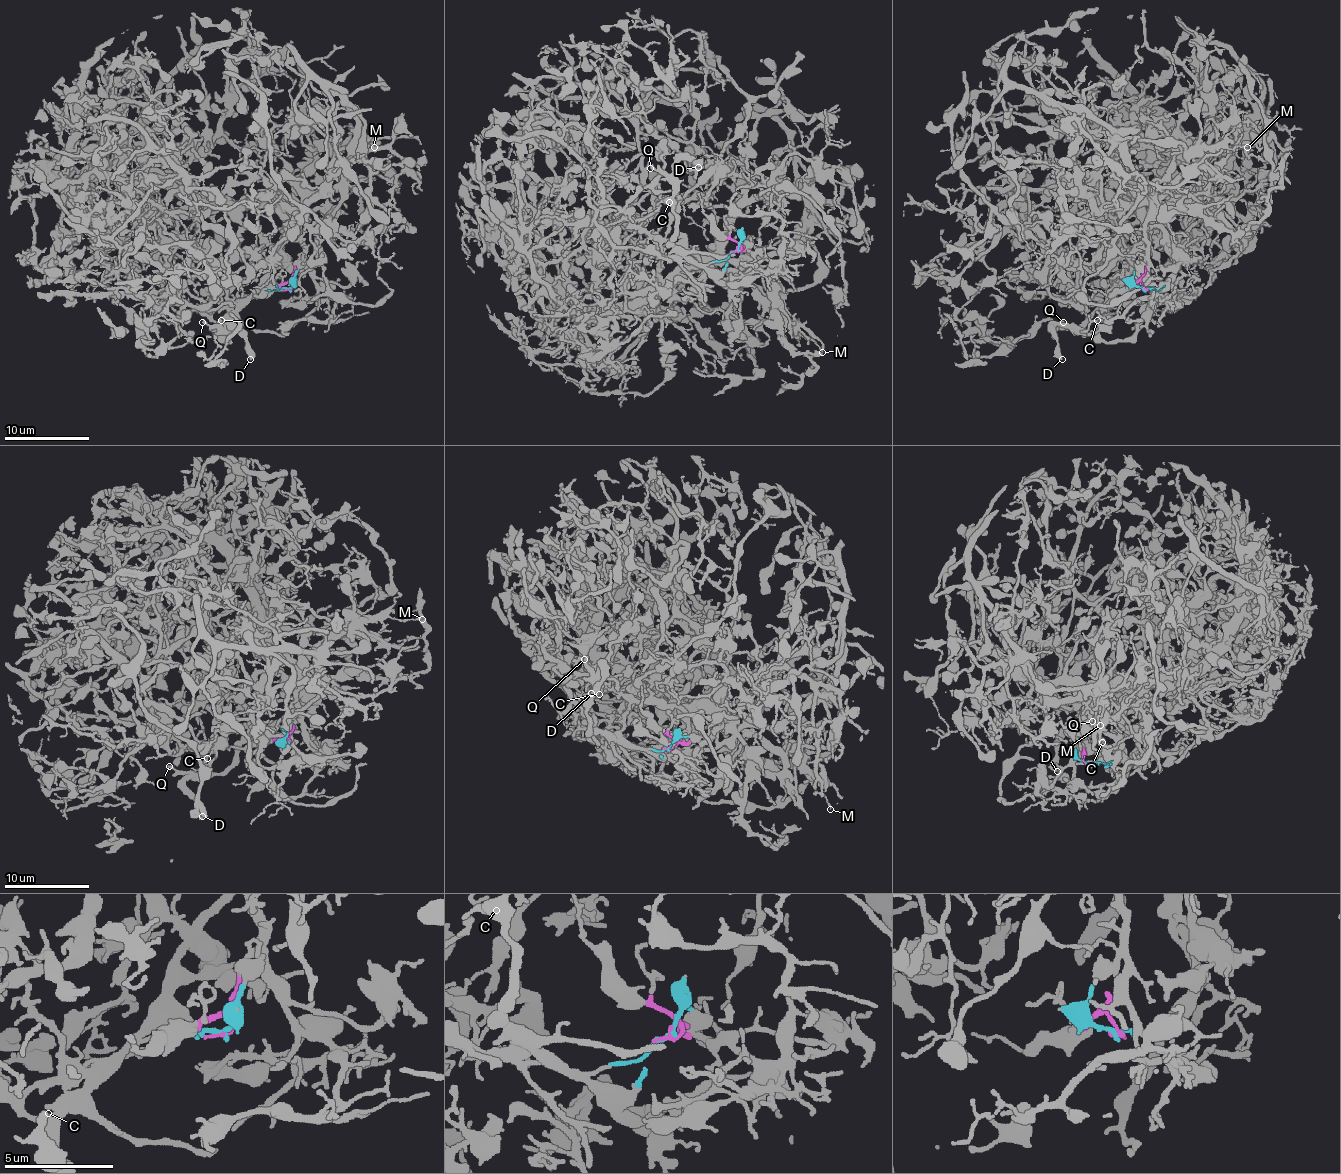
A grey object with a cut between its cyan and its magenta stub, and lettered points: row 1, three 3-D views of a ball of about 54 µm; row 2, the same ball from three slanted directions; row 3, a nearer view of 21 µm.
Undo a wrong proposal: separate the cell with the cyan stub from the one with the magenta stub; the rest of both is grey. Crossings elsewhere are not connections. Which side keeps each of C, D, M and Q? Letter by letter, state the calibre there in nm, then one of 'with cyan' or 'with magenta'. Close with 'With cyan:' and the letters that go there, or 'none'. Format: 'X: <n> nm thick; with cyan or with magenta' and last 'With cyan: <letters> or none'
C: 320 nm thick; with cyan
D: 420 nm thick; with cyan
M: 120 nm thick; with magenta
Q: 240 nm thick; with cyan
With cyan: C, D, Q

